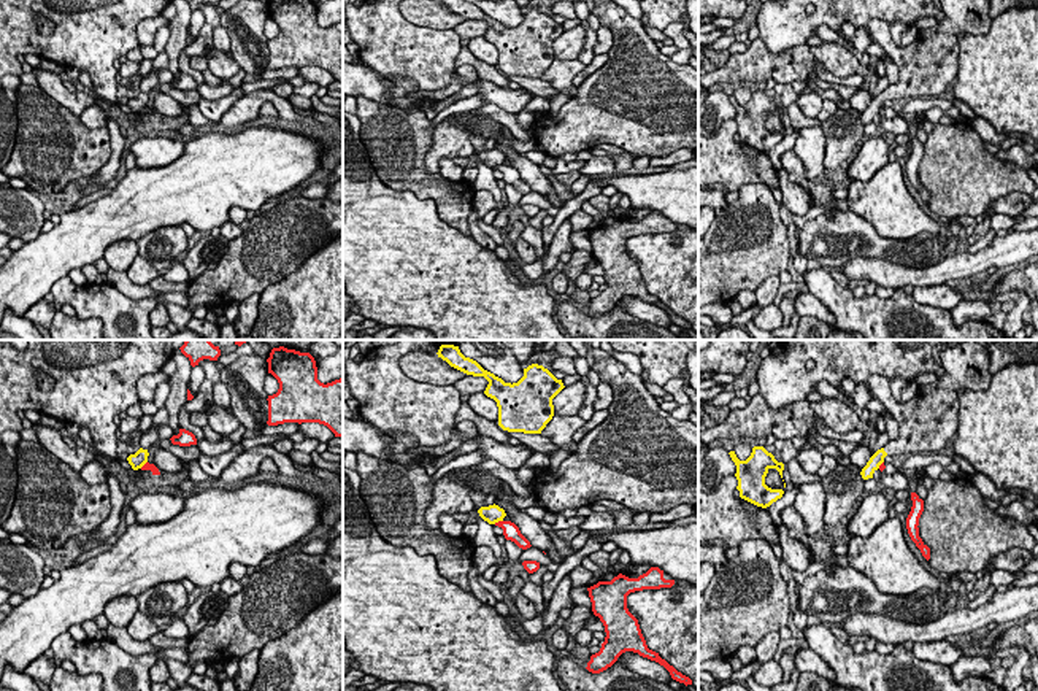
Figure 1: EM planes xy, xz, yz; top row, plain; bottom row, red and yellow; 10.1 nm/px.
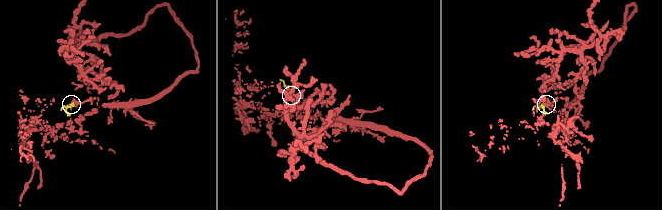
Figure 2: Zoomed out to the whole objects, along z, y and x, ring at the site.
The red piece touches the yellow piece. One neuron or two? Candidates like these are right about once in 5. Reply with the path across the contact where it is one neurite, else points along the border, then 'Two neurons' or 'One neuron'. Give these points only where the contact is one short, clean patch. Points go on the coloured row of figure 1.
Boundary: xz (502, 520), (494, 523). Two neurons

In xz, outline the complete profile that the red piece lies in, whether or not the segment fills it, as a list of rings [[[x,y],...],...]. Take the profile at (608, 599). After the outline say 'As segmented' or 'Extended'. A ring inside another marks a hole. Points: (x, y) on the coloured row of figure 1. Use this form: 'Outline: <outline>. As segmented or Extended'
Outline: [[[651,567],[638,578],[629,578],[619,573],[611,581],[598,581],[587,588],[592,612],[603,623],[606,637],[600,651],[590,656],[586,669],[592,674],[600,674],[611,667],[622,653],[633,651],[663,666],[673,680],[684,683],[686,686],[692,685],[689,677],[678,672],[662,659],[659,653],[648,648],[638,620],[627,608],[627,596],[630,593],[671,588],[673,585],[675,580],[663,578],[663,570]]]. As segmented

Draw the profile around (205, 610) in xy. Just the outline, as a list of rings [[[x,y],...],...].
[[[210,591],[198,596],[183,615],[183,621],[189,629],[189,637],[198,634],[206,626],[216,624],[227,607],[229,596],[222,591]]]

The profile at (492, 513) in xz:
[[[489,505],[489,507],[481,507],[478,510],[479,516],[487,521],[489,524],[495,524],[498,521],[503,521],[503,518],[506,516],[505,510],[500,508],[498,505]]]

